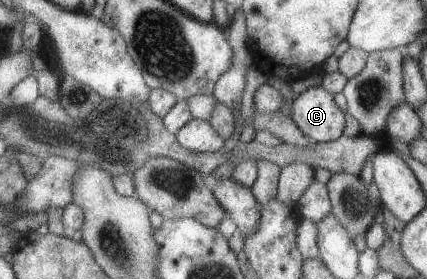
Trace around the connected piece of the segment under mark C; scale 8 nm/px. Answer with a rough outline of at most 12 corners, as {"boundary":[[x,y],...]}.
{"boundary":[[321,86],[288,115],[314,143],[342,136],[344,113]]}

